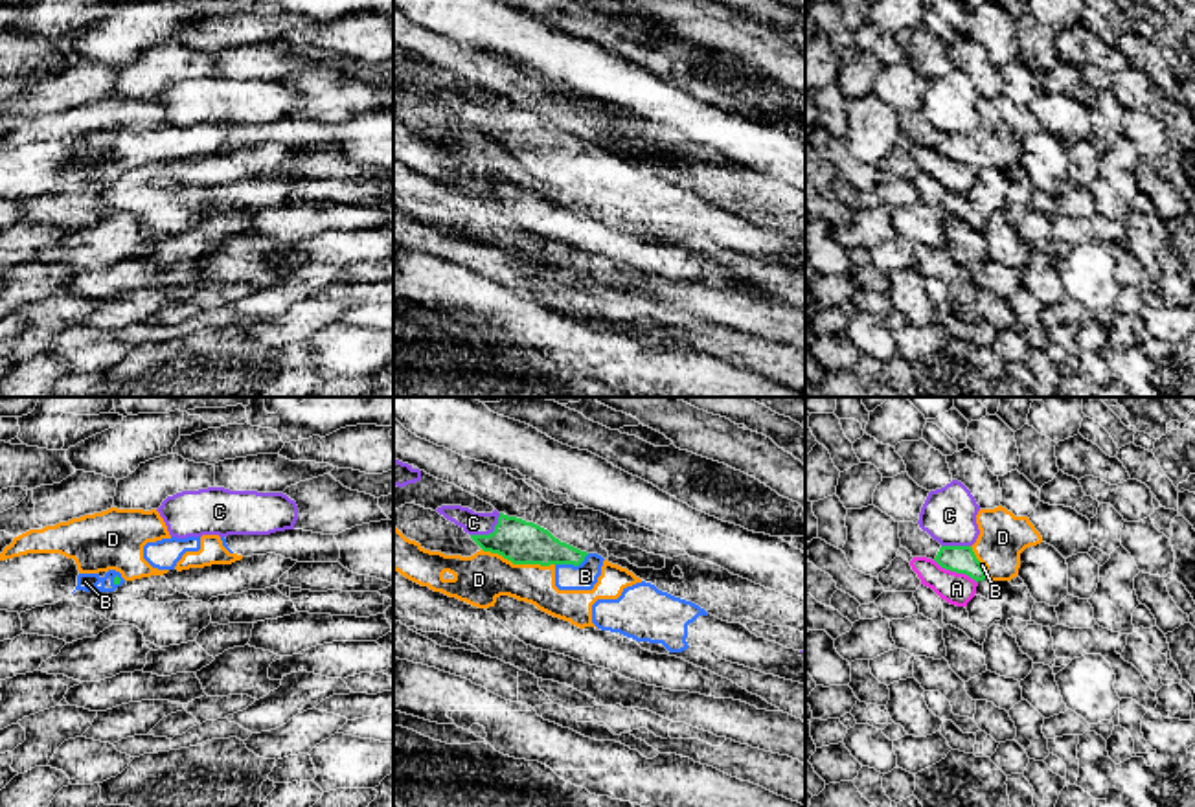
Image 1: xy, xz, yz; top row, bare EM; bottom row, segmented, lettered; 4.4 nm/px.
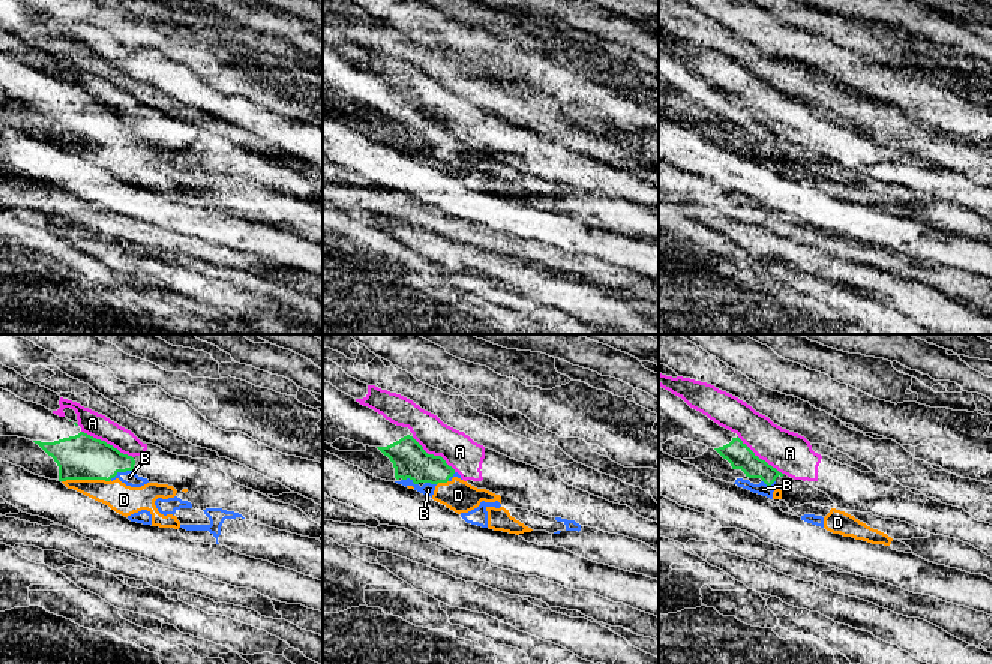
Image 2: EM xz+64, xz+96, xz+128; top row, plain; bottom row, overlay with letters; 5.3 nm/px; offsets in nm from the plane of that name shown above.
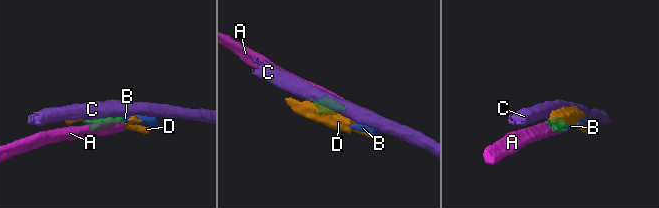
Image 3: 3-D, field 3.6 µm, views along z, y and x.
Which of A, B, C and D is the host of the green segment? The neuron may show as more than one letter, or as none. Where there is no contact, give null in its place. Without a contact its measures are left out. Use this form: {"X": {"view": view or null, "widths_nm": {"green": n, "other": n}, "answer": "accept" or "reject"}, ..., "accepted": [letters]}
{"A": {"view": "yz", "widths_nm": {"green": 120, "other": 140}, "answer": "reject"}, "B": {"view": "xz", "widths_nm": {"green": 190, "other": 110}, "answer": "accept"}, "C": {"view": "xz", "widths_nm": {"green": 190, "other": 100}, "answer": "reject"}, "D": {"view": "xz", "widths_nm": {"green": 190, "other": 220}, "answer": "reject"}, "accepted": ["B"]}

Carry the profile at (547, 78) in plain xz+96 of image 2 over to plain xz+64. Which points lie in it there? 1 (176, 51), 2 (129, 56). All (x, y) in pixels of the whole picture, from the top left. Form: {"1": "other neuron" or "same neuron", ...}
{"1": "same neuron", "2": "other neuron"}

